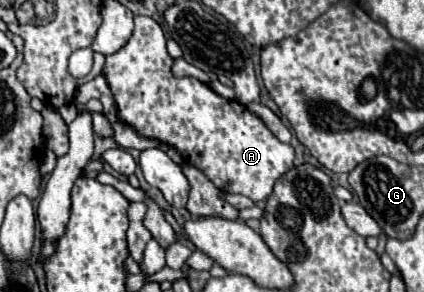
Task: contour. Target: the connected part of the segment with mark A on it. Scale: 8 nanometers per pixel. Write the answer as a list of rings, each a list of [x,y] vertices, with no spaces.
[[[135,16],[135,30],[129,42],[121,50],[117,50],[117,54],[105,58],[103,76],[107,78],[107,84],[113,92],[119,120],[131,126],[139,136],[155,138],[163,144],[173,146],[187,164],[203,170],[203,174],[223,192],[243,194],[249,196],[253,202],[267,200],[275,180],[293,166],[293,146],[277,140],[273,132],[263,124],[263,120],[249,112],[247,106],[239,104],[237,100],[227,100],[215,94],[205,82],[197,78],[175,76],[171,70],[175,60],[169,56],[165,44],[165,34],[153,18]]]

